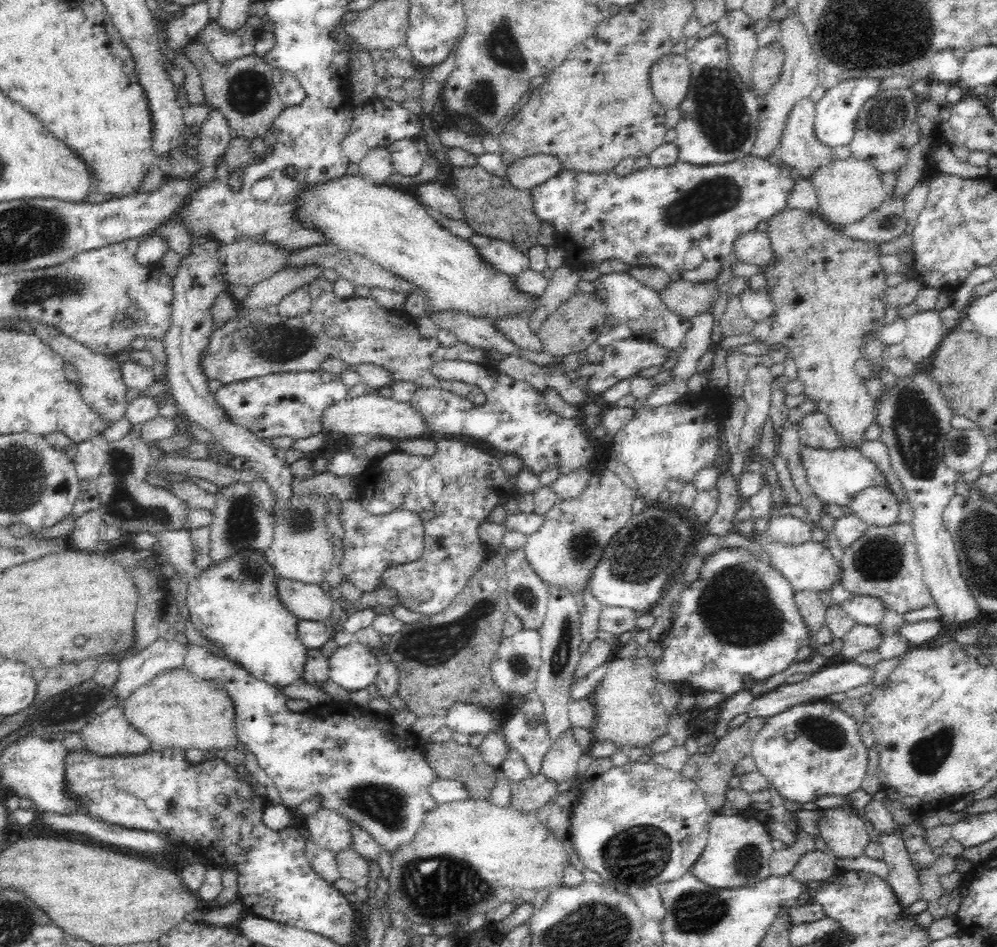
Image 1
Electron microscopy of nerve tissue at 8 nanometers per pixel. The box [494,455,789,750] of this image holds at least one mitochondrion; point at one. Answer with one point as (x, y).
(738, 609)

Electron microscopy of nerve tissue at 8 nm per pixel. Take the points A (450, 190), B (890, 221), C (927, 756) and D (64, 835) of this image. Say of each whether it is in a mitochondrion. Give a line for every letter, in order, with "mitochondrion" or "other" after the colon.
A: other
B: mitochondrion
C: mitochondrion
D: other

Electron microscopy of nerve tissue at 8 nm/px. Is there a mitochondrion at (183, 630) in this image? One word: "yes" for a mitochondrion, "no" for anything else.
no

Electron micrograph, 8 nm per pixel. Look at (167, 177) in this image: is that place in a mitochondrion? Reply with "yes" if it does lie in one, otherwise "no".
no

